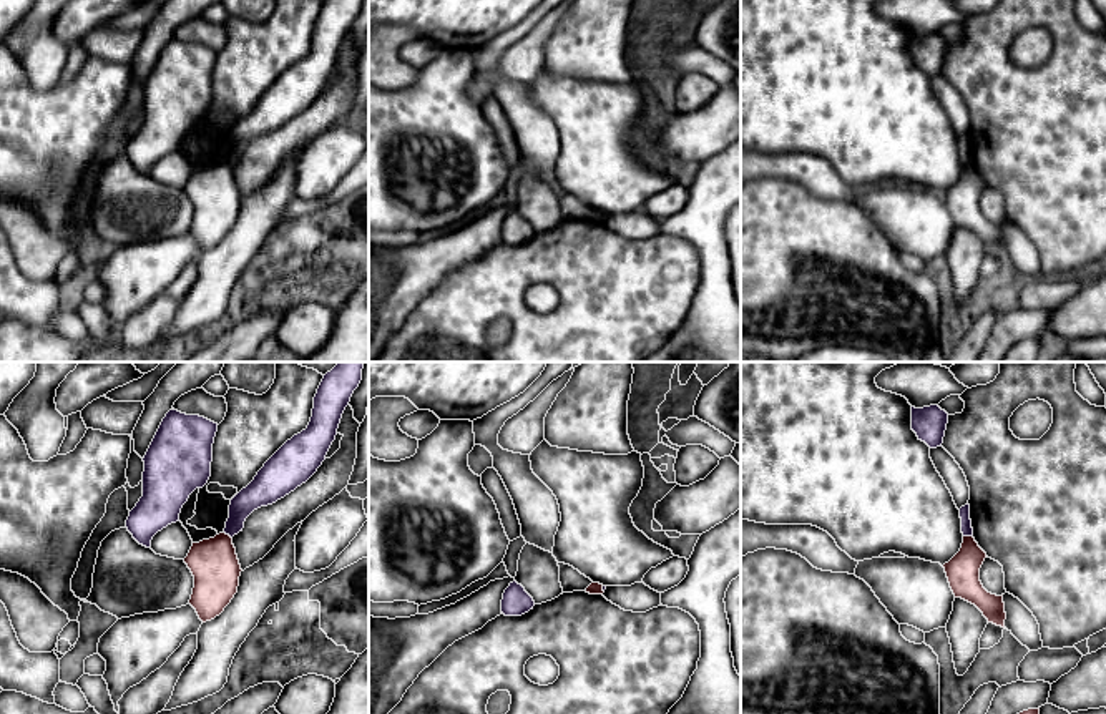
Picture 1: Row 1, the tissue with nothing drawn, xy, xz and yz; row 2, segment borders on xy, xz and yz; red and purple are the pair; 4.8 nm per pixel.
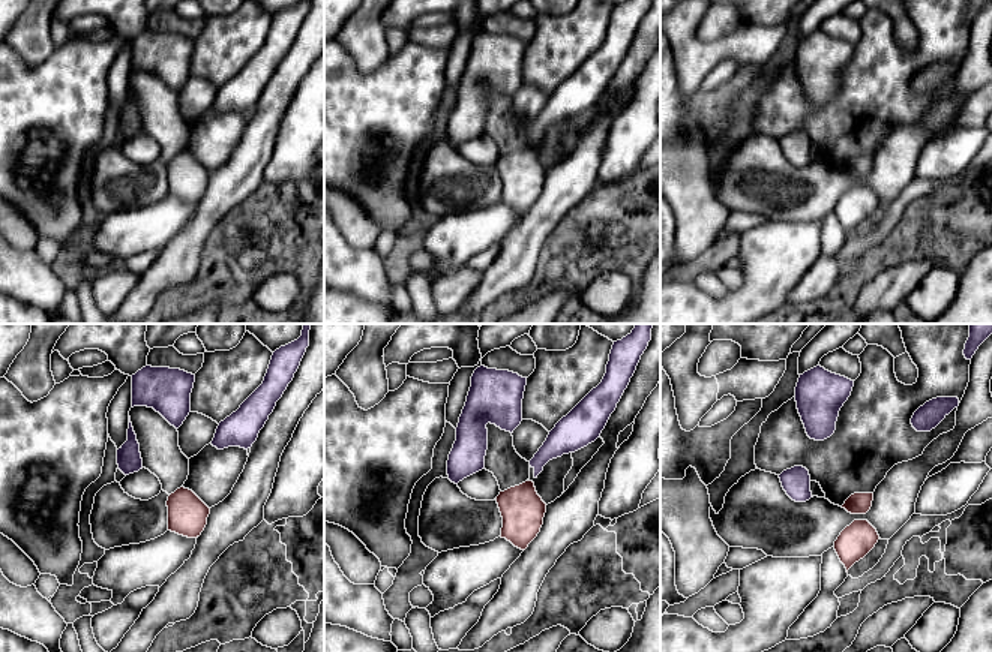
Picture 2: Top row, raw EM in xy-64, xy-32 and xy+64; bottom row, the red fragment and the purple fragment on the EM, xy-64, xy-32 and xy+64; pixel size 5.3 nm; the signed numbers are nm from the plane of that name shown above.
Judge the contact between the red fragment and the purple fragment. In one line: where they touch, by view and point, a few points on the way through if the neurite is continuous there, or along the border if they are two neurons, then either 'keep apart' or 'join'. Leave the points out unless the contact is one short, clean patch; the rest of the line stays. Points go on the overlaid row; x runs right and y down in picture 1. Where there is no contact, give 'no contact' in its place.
meets red in yz at (968, 537); border along yz (964, 535), (972, 537); keep apart

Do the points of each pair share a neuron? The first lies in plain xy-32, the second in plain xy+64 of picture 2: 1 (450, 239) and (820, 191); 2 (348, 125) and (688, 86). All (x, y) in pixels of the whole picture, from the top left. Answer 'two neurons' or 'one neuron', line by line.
1: two neurons
2: two neurons

